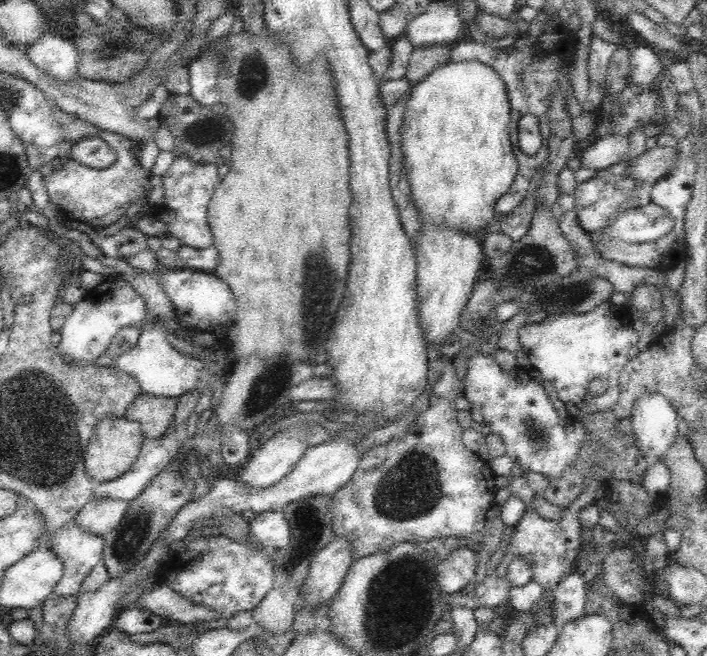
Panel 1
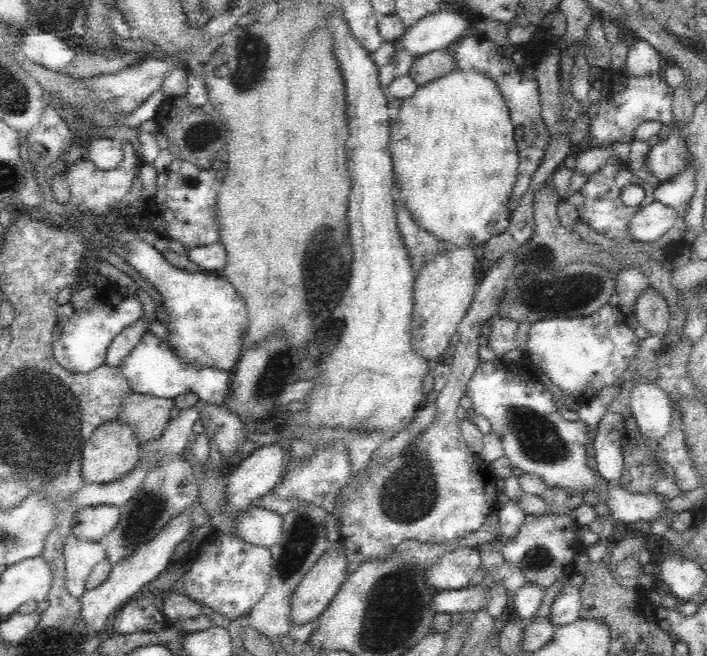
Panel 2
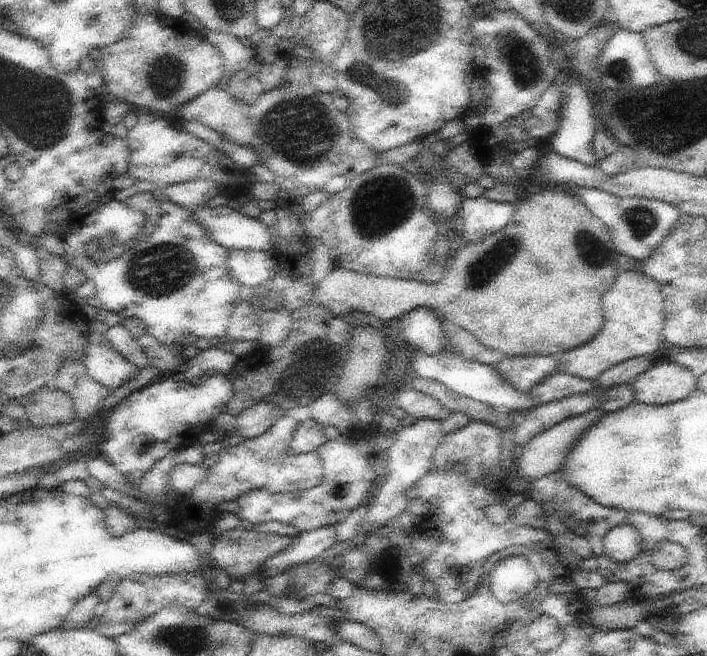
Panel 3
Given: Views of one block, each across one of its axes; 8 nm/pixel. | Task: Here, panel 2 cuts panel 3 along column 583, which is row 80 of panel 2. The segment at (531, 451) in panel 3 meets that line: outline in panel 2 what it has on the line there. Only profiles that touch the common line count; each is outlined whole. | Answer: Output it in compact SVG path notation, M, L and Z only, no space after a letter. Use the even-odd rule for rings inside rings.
M435 51L415 58L409 74L418 87L439 80L442 76L447 76L449 72L458 69L454 58L452 58L453 54L444 51Z

